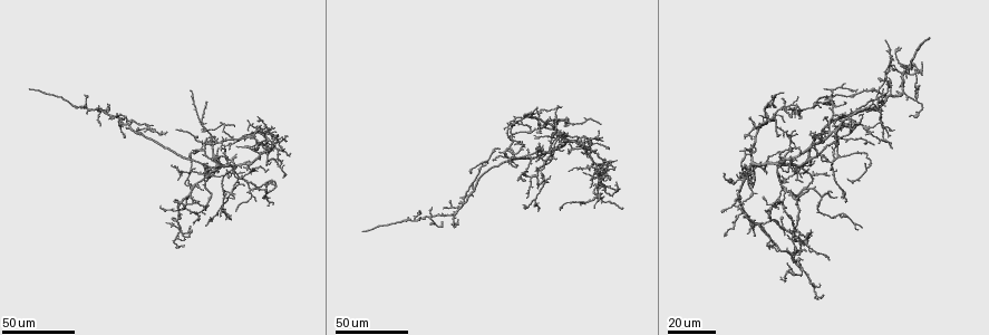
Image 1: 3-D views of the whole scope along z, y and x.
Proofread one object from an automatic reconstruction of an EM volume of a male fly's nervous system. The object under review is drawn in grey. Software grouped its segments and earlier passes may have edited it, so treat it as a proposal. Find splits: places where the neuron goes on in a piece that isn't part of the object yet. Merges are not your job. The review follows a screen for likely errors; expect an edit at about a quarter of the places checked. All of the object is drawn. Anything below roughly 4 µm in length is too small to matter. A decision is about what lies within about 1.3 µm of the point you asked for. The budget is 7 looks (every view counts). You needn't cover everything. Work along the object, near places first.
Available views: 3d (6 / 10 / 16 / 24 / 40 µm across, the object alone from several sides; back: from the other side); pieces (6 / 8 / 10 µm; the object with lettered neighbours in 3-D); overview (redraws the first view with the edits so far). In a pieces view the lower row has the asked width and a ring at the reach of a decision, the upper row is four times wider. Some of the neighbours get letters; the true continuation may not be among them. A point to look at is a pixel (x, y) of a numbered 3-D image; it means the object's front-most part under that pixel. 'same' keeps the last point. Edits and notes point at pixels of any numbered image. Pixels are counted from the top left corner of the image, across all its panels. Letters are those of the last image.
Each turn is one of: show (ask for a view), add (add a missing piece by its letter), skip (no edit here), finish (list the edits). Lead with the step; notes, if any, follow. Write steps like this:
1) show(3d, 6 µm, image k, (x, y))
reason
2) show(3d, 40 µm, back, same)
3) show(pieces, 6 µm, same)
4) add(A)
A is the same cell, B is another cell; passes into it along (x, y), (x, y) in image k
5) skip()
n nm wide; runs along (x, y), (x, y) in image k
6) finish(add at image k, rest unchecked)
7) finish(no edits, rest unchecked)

show(3d, 40 µm, image 1, (248, 162))
an open end

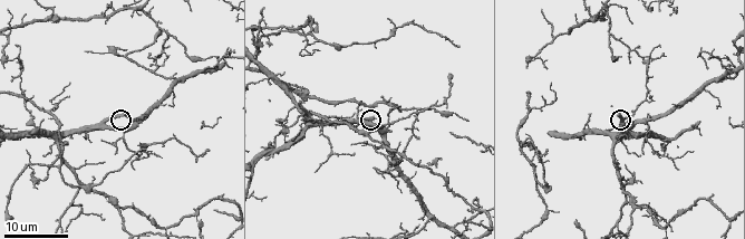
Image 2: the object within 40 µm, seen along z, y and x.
show(pieces, 10 µm, image 2, (372, 117))
what lies round it

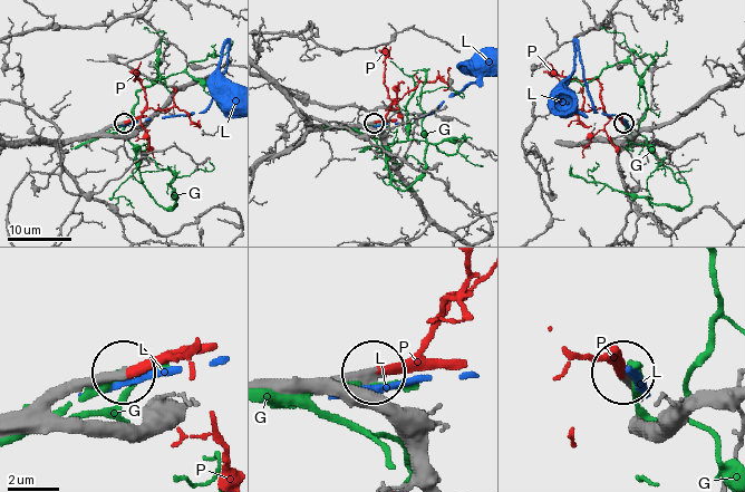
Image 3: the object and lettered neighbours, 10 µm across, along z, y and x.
add(P)
P is the same cell, G and L are other cells; it goes on there

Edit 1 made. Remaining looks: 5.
show(3d, 24 µm, image 1, (204, 226))
long arm stops here

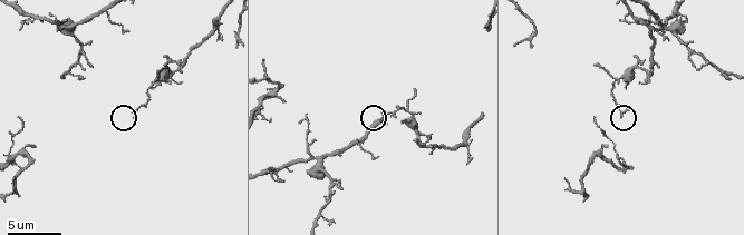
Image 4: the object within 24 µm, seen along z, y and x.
show(pieces, 10 µm, image 4, (629, 110))
see the neighbours

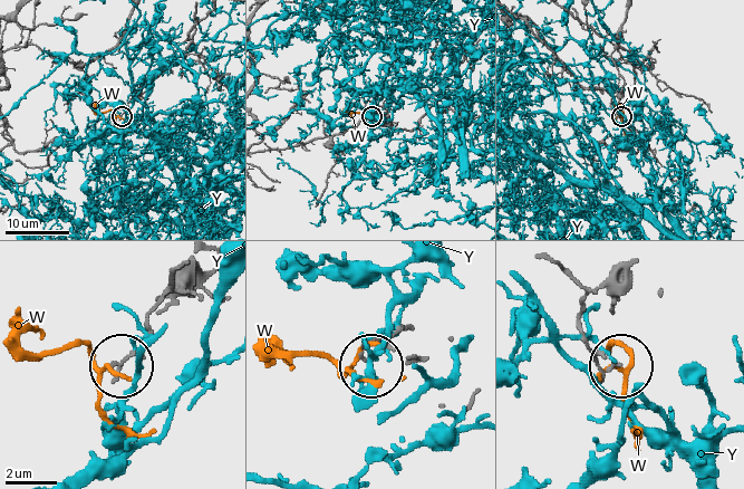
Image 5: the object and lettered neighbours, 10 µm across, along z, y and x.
skip()
W and Y are other cells; runs along (598, 286), (579, 331), (598, 363), (621, 363) in image 5; no lettered piece goes on from it

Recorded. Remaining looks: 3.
show(3d, 40 µm, image 1, (809, 229))
free end

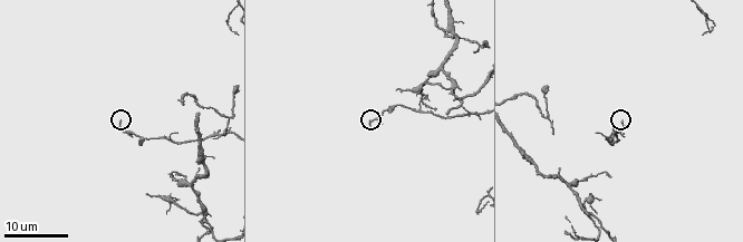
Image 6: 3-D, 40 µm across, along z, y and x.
show(3d, 10 µm, image 6, (119, 121))
closer look

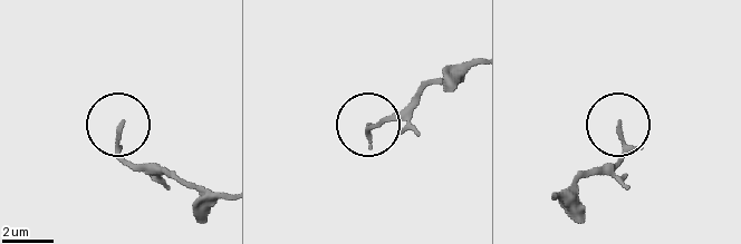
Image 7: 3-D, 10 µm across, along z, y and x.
show(pieces, 8 µm, image 7, (120, 126))
what lies round it

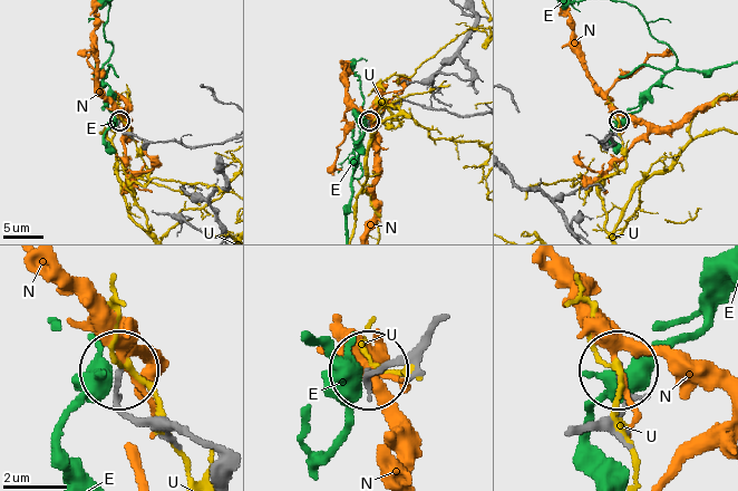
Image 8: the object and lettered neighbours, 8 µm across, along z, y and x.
skip()
E, N and U are other cells; runs along (224, 141), (194, 146), (148, 143), (120, 131), (118, 121) in image 8; none of them fits

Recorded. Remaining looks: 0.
finish(add at image 3, rest unchecked)

